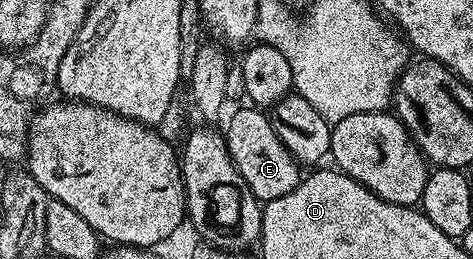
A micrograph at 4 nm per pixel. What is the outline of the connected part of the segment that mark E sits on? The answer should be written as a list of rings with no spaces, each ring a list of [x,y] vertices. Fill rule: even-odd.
[[[245,106],[236,110],[224,126],[226,144],[237,171],[247,181],[259,202],[267,203],[290,193],[302,178],[302,172],[299,171],[299,162],[275,132],[271,118],[259,108]]]

